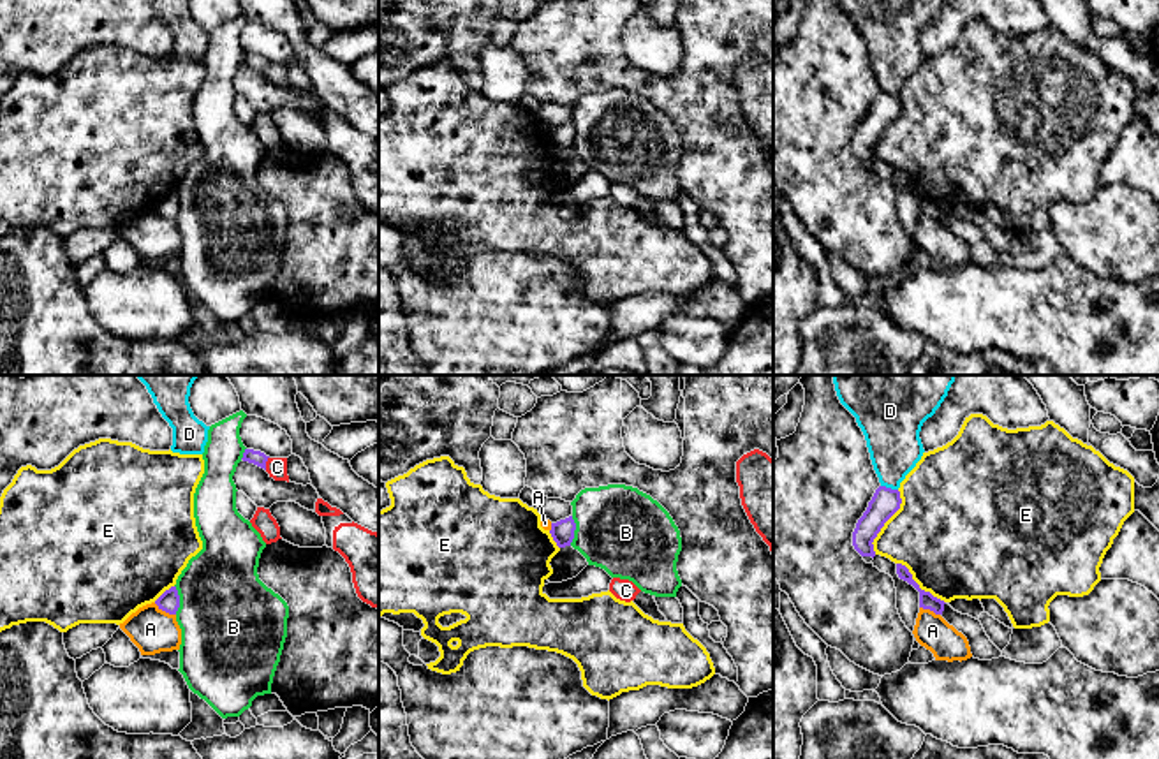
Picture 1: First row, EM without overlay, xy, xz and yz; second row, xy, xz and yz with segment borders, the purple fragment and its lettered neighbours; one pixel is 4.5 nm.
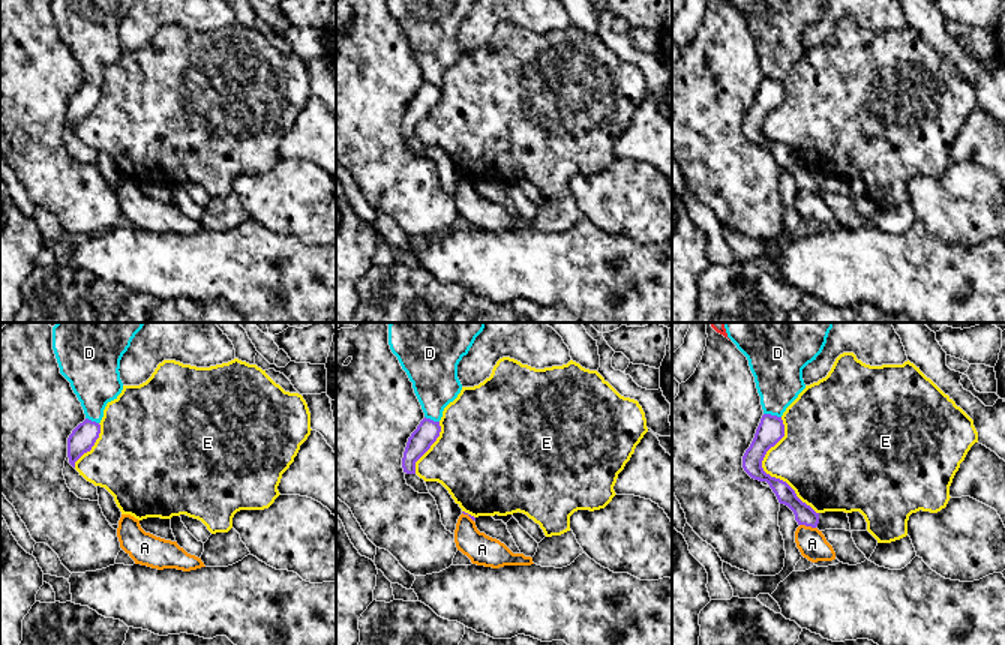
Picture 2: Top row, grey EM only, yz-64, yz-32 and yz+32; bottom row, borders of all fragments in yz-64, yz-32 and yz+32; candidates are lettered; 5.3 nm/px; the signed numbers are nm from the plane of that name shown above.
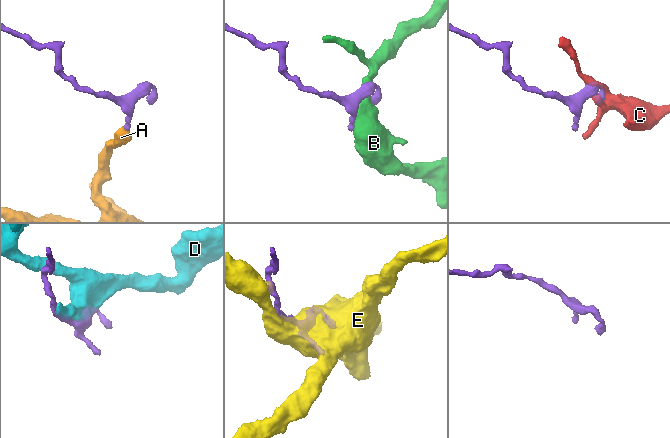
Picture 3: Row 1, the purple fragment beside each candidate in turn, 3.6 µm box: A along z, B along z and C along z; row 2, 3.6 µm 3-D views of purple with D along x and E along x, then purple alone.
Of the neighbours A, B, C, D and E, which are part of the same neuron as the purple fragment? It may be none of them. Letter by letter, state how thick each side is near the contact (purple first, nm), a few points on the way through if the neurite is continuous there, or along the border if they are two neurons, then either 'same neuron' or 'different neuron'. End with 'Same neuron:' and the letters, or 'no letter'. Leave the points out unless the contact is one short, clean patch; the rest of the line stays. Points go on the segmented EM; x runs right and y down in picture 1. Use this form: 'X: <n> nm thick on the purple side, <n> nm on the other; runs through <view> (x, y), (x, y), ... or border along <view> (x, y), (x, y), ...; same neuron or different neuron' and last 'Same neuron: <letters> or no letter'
A: 100 nm thick on the purple side, 200 nm on the other; border along xy (154, 603), (175, 615); different neuron
B: 110 nm thick on the purple side, 400 nm on the other; different neuron
C: 70 nm thick on the purple side, 100 nm on the other; different neuron
D: 130 nm thick on the purple side, 240 nm on the other; different neuron
E: 130 nm thick on the purple side, 440 nm on the other; different neuron
Same neuron: no letter

